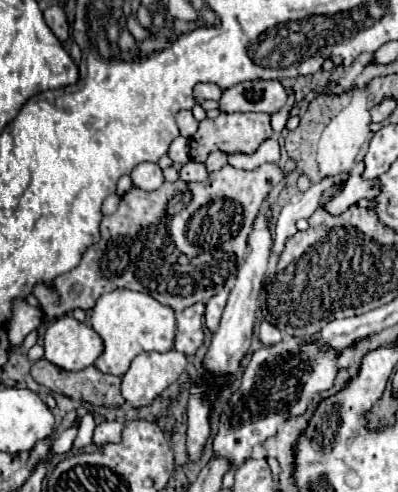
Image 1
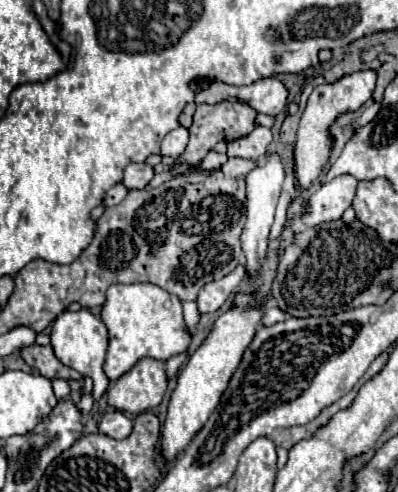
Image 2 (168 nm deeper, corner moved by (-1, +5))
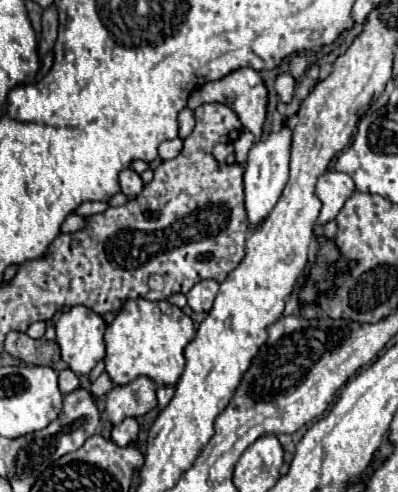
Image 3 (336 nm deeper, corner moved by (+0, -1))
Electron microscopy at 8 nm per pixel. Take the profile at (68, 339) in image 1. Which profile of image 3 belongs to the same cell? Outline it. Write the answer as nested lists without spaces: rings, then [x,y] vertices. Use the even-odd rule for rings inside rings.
[[[77,305],[59,317],[59,321],[55,323],[55,329],[57,329],[57,343],[61,347],[61,357],[77,375],[89,375],[89,371],[97,365],[97,361],[105,357],[103,335],[105,335],[107,323],[95,311]]]

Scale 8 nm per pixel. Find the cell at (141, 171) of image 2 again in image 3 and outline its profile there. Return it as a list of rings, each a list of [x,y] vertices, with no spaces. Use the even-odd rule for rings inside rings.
[[[125,169],[119,173],[119,187],[121,187],[123,195],[139,195],[143,185],[145,185],[143,179],[135,171]]]

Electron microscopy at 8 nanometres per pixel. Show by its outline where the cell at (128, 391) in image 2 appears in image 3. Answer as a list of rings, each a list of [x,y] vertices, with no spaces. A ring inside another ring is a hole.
[[[137,377],[129,385],[115,385],[107,393],[105,413],[113,425],[119,425],[127,417],[141,417],[157,407],[155,385],[149,377]]]

